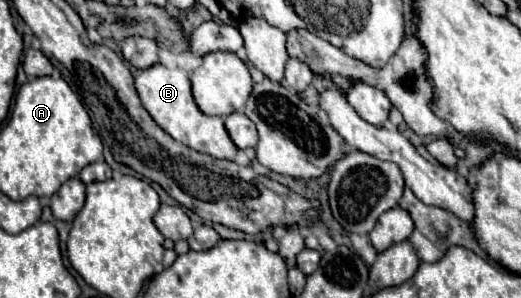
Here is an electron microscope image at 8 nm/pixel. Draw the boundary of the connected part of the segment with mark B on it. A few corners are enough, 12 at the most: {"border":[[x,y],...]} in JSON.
{"border":[[153,64],[135,78],[151,118],[177,142],[233,160],[221,116],[207,116],[189,74]]}

